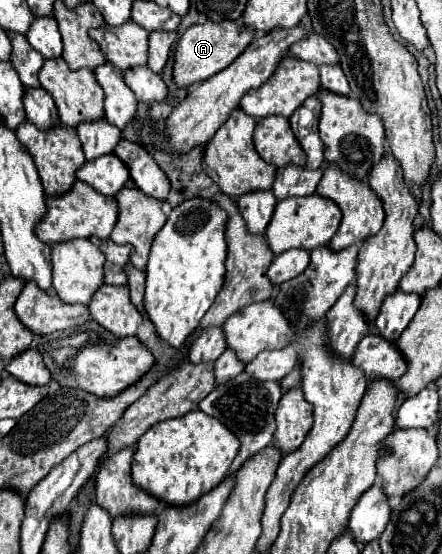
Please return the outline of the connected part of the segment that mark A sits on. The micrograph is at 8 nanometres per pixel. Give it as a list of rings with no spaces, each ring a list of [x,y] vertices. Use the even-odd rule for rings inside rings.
[[[220,21],[220,23],[204,23],[204,25],[192,25],[186,29],[186,33],[180,37],[180,41],[174,47],[174,67],[172,67],[172,79],[176,87],[188,89],[194,83],[200,83],[214,73],[228,67],[252,41],[254,33],[248,33],[244,25],[238,25],[234,21]]]

